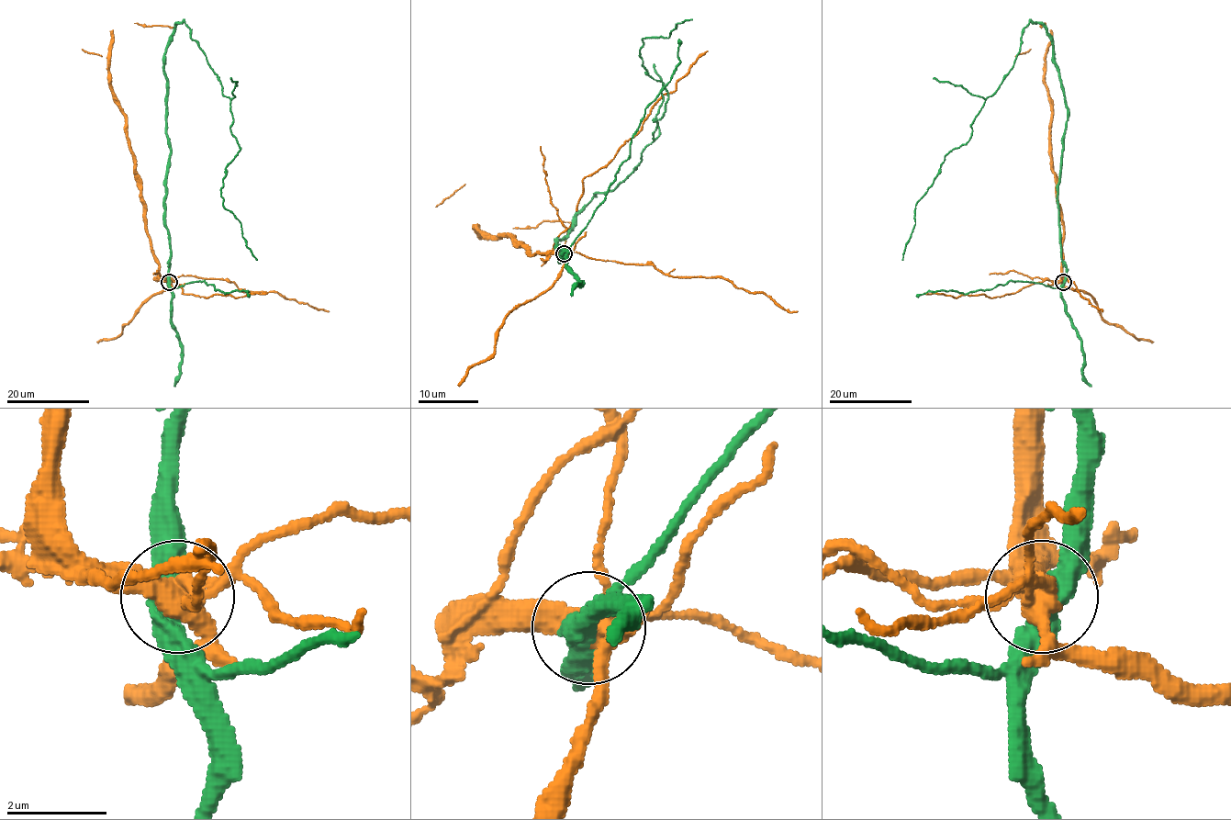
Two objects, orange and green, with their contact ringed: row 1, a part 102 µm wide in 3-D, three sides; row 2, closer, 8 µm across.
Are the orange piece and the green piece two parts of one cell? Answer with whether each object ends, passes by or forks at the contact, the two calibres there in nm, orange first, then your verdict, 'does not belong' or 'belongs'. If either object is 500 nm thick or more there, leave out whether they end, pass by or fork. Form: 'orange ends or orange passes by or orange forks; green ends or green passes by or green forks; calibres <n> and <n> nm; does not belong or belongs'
orange forks; green passes by; calibres 400 and 440 nm; does not belong

